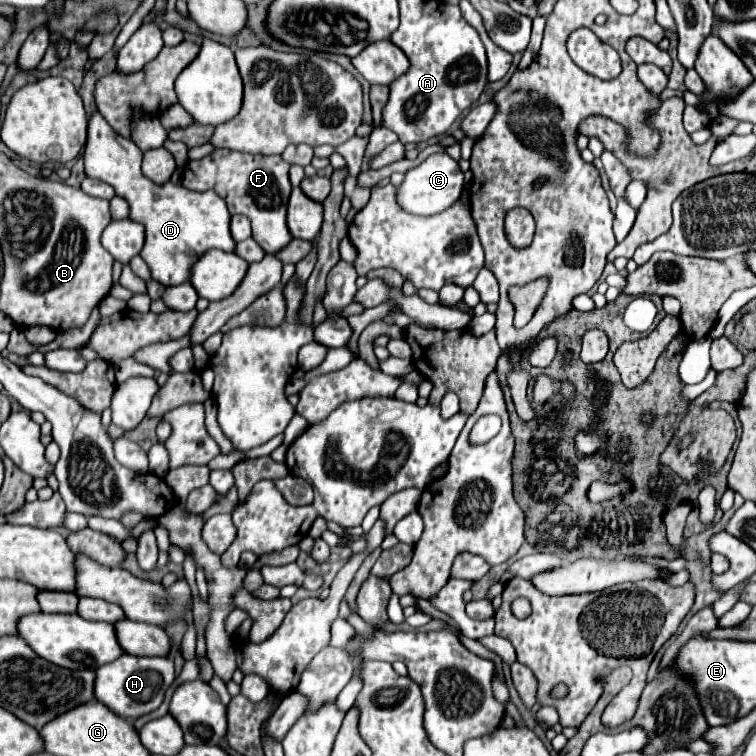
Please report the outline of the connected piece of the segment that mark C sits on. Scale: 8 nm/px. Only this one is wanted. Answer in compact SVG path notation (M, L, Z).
M445 152L431 154L427 160L423 160L417 168L409 170L405 174L403 184L397 188L397 200L401 202L401 208L405 208L411 214L437 214L447 210L451 204L455 204L463 192L463 172L459 164Z

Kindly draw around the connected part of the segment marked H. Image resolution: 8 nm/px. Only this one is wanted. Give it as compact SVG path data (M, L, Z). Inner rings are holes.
M123 654L115 662L103 664L97 670L97 700L103 702L109 710L125 720L137 720L143 714L157 710L163 704L165 692L173 686L175 670L171 658L139 658L131 654Z

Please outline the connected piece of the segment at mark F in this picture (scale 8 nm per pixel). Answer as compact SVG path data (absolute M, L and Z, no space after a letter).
M217 148L201 160L189 160L183 186L189 190L215 190L229 206L231 214L245 214L251 220L253 238L269 254L285 248L293 236L287 228L287 202L291 196L289 164L281 156L243 154L227 148Z

